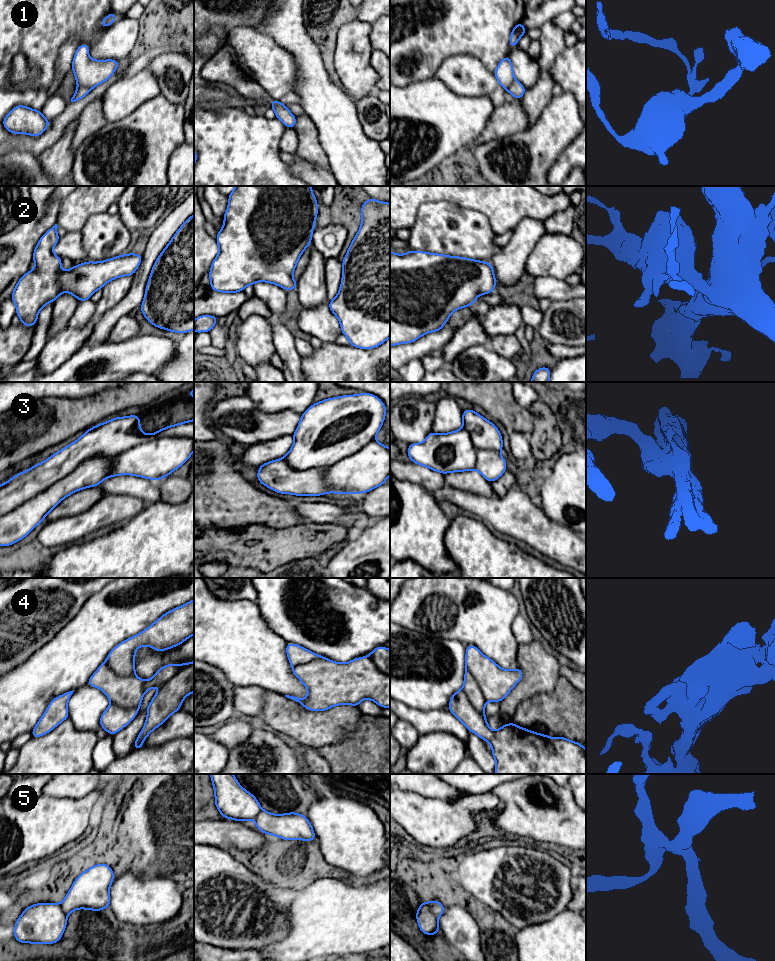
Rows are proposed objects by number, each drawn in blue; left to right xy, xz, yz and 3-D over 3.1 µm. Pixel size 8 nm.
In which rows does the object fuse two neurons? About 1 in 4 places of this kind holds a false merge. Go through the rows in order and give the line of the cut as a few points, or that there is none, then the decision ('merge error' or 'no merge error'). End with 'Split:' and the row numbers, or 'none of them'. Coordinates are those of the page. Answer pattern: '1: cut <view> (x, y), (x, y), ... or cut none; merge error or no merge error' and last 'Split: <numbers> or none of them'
1: cut xy (78, 86), (86, 86), (90, 89); merge error
2: cut none; no merge error
3: cut xy (193, 438), (160, 436), (116, 455), (88, 458), (0, 517); merge error
4: cut none; no merge error
5: cut yz (425, 902), (437, 918); merge error
Split: 1, 3, 5

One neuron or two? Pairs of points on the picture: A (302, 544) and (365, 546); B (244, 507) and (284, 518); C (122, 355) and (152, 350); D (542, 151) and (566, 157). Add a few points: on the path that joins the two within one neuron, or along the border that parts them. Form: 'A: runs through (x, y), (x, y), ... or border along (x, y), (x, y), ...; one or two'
A: border along (354, 532), (351, 537); two
B: runs through (254, 507), (274, 512); one
C: runs through (129, 355), (145, 353); one
D: border along (575, 137), (551, 166), (547, 175); two

